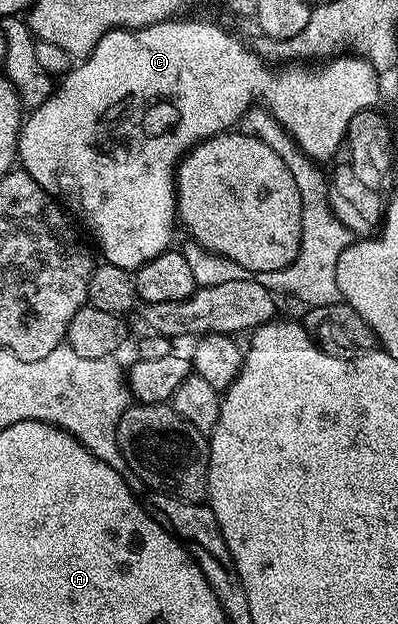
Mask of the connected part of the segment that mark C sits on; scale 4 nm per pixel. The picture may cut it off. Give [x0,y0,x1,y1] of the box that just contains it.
[17,18,379,271]

